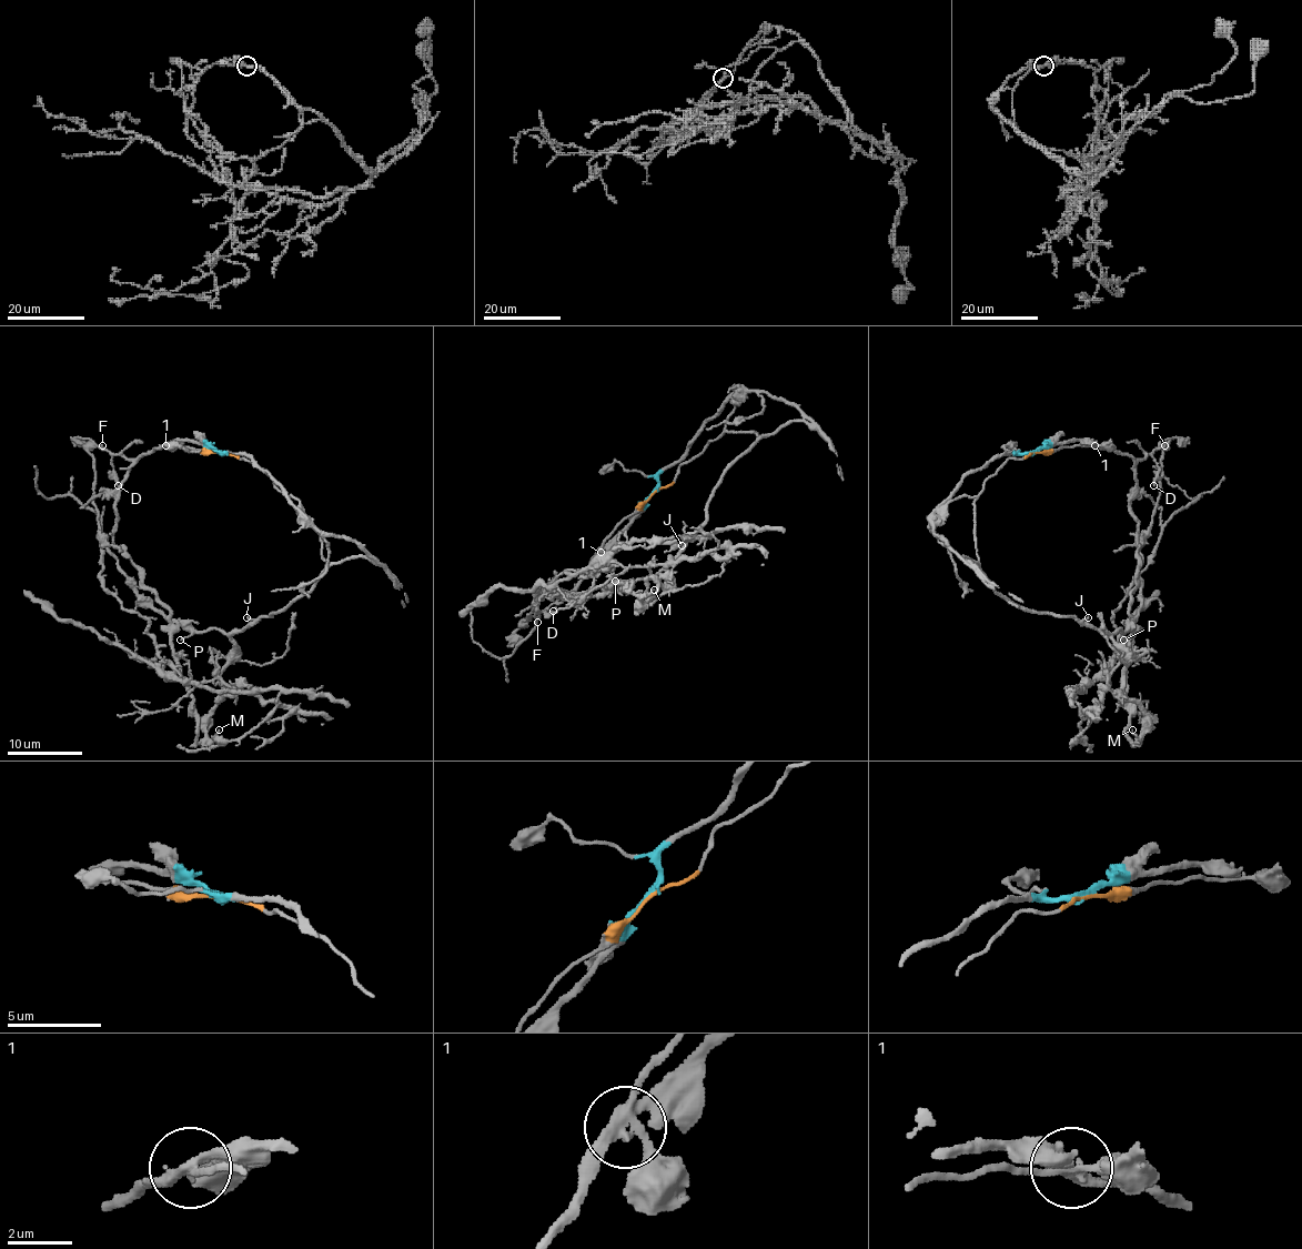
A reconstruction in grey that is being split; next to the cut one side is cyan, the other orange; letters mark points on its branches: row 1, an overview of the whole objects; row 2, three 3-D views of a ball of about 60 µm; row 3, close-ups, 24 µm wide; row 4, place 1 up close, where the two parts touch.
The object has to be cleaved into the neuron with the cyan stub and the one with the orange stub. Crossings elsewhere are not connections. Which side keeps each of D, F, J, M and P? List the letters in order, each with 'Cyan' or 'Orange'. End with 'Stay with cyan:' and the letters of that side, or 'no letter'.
D: Cyan
F: Cyan
J: Orange
M: Orange
P: Orange
Stay with cyan: D, F

